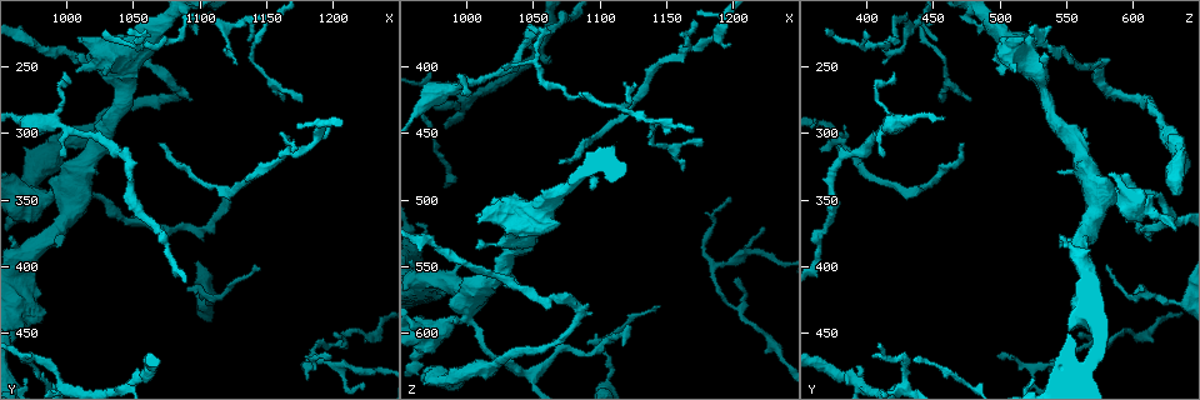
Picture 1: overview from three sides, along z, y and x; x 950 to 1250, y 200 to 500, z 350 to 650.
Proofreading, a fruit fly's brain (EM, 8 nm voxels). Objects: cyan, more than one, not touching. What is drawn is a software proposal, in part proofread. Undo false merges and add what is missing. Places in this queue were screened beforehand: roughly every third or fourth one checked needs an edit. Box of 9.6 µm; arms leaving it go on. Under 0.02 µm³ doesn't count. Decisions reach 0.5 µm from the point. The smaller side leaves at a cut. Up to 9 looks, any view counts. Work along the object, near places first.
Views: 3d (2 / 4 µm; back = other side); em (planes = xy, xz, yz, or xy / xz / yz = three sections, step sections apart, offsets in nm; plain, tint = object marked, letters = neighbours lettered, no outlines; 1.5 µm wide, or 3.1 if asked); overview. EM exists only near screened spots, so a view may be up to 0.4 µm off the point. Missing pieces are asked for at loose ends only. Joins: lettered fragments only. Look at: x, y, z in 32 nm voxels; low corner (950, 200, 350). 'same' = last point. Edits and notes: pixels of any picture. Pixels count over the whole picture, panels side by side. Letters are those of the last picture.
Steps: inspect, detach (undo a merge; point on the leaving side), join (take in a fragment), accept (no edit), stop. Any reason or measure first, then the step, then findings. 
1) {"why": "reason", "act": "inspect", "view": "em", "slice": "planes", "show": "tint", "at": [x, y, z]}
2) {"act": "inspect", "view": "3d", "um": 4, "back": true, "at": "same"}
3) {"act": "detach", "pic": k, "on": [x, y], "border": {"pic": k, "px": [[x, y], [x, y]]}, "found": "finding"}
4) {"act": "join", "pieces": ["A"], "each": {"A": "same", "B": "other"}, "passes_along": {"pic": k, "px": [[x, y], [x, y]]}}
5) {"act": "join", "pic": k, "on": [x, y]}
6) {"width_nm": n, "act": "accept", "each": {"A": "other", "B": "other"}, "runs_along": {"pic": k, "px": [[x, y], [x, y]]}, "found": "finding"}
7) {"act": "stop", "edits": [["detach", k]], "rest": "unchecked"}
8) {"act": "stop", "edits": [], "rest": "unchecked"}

{"why": "thin end", "act": "inspect", "view": "3d", "um": 2, "at": [1068, 306, 472]}

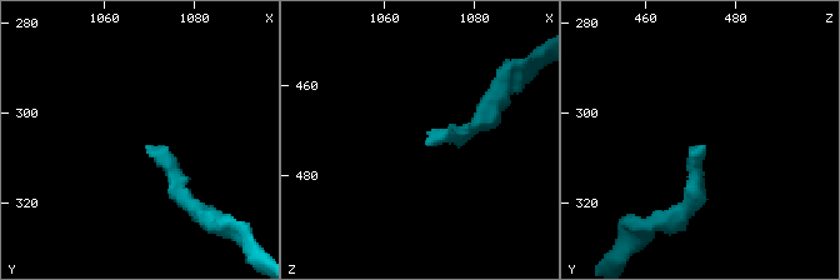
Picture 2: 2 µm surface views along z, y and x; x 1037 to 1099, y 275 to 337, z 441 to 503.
{"act": "inspect", "view": "em", "slice": "xz", "step": 4, "show": "tint", "at": [1069, 307, 473]}

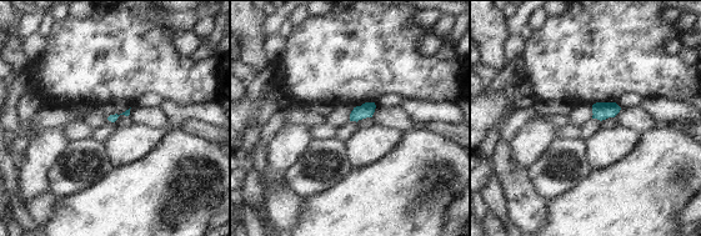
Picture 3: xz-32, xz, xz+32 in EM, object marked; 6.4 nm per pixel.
{"act": "inspect", "view": "em", "slice": "planes", "show": "letters", "at": "same"}

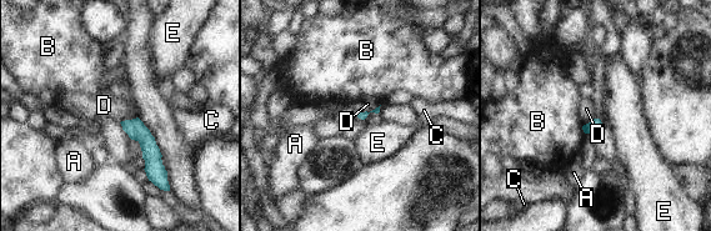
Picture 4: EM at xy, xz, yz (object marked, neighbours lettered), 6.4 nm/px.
{"act": "accept", "each": {"A": "other", "B": "other", "C": "other", "D": "other", "E": "other"}, "runs_along": {"pic": 4, "px": [[125, 124], [148, 144], [158, 180]]}, "found": "no lettered fragment goes on from it"}

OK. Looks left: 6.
{"why": "thin end", "act": "inspect", "view": "3d", "um": 2, "at": [998, 256, 420]}

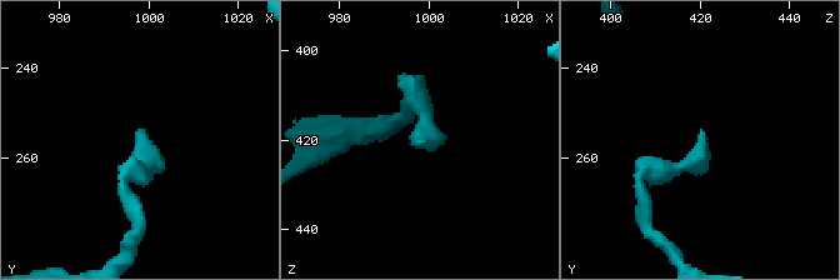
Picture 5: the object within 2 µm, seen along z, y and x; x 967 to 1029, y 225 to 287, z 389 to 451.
{"act": "inspect", "view": "em", "slice": "planes", "show": "letters", "at": [998, 255, 421]}

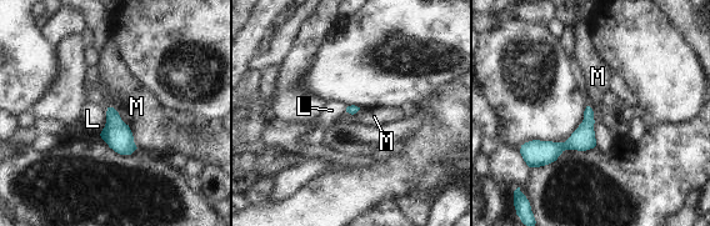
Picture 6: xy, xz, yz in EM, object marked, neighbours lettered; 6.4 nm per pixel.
{"longest_contact_nm": ["M", 320], "act": "accept", "each": {"L": "other", "M": "other"}, "runs_along": {"pic": 6, "px": [[589, 111], [570, 144], [528, 151]]}, "found": "none of them fits"}

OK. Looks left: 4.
{"why": "tapers out", "act": "inspect", "view": "3d", "um": 2, "at": [1126, 250, 414]}

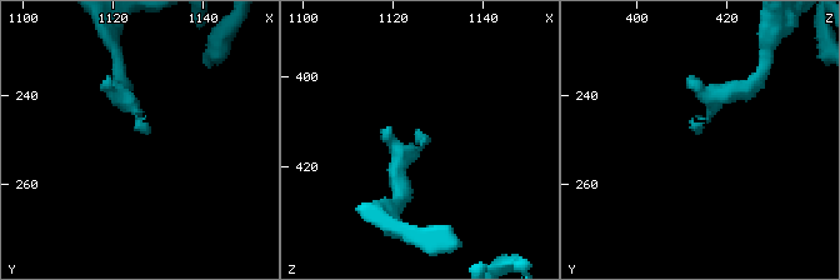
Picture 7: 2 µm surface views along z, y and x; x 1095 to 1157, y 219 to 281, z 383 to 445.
{"act": "inspect", "view": "em", "slice": "planes", "show": "letters", "at": [1128, 249, 413]}

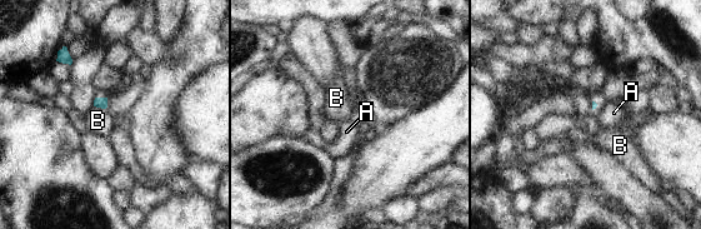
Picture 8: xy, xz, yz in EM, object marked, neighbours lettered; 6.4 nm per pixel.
{"act": "accept", "each": {"A": "other", "B": "other"}, "found": "none of them fits"}

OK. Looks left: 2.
{"why": "looks like a crossing", "act": "inspect", "view": "3d", "um": 4, "at": [998, 344, 580]}

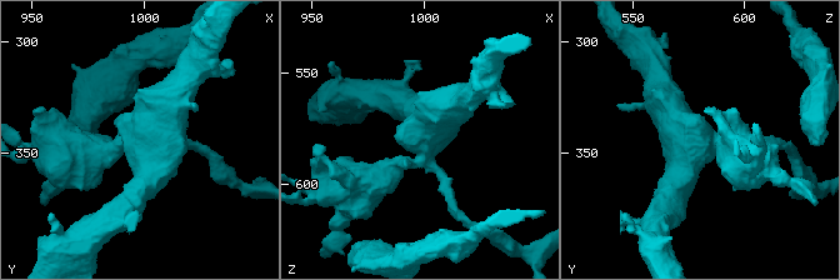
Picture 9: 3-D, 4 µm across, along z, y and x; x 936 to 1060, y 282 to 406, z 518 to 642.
{"why": "need the tissue", "act": "inspect", "view": "em", "slice": "planes", "show": "letters", "at": [999, 346, 581]}

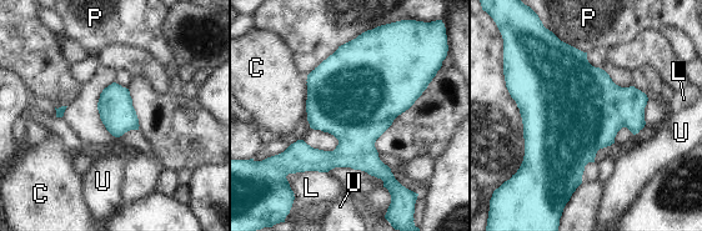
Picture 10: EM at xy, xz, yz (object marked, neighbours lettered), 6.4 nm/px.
{"act": "accept", "each": {"C": "other", "L": "other", "P": "other", "U": "other"}, "border": {"pic": 10, "px": [[305, 84], [306, 100]]}, "found": "one cell here"}

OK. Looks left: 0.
{"act": "stop", "edits": [], "rest": "unchecked"}

